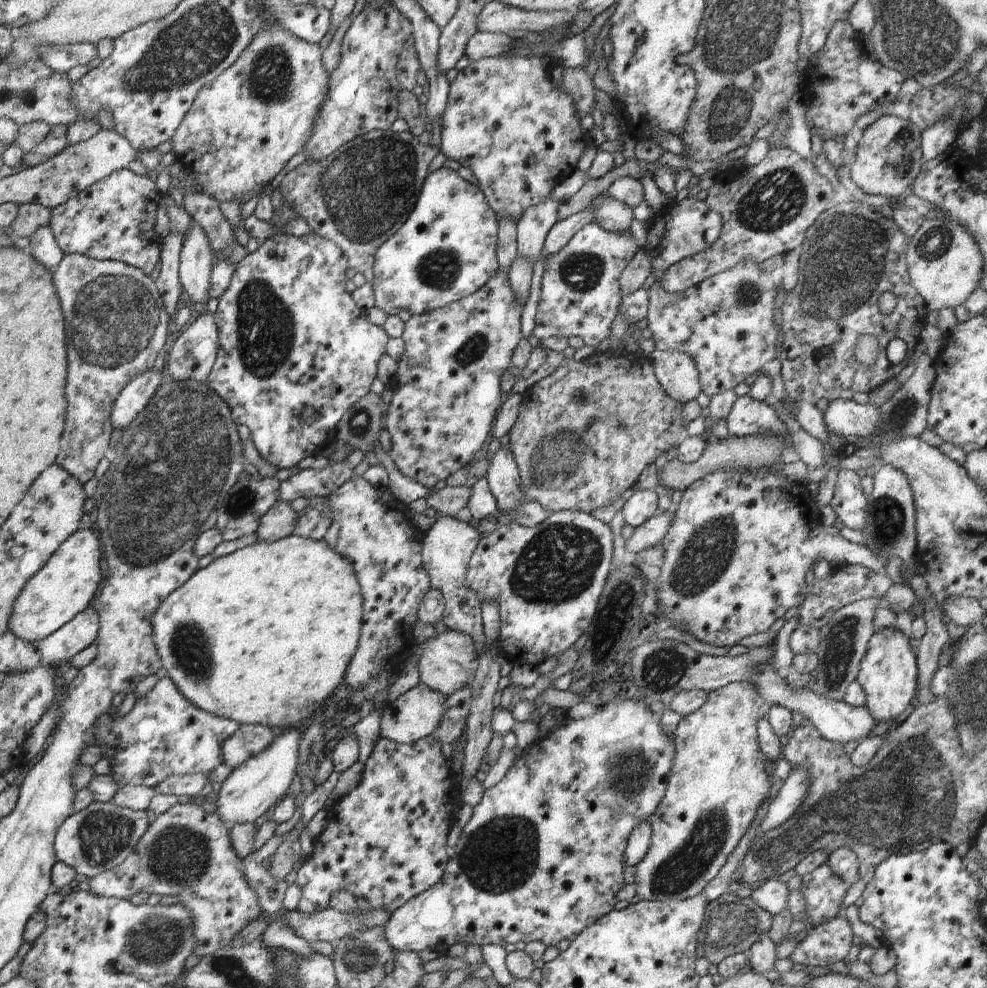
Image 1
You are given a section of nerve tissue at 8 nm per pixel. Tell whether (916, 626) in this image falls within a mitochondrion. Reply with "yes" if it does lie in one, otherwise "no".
no

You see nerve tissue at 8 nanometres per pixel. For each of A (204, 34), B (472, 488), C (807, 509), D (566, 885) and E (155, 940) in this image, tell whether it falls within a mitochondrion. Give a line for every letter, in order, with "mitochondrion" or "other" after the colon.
A: mitochondrion
B: other
C: other
D: other
E: mitochondrion

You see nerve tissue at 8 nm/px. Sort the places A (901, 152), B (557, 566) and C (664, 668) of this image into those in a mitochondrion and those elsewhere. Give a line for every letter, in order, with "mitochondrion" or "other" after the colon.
A: mitochondrion
B: mitochondrion
C: mitochondrion

